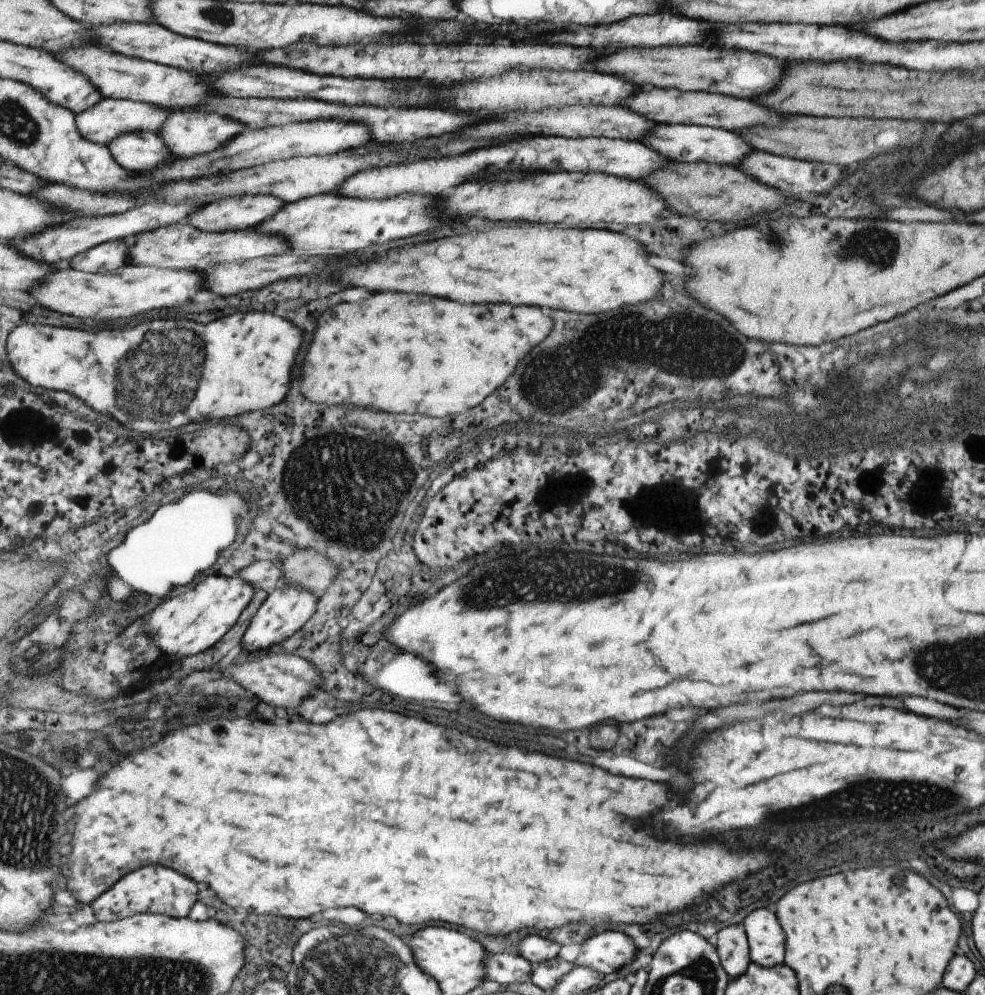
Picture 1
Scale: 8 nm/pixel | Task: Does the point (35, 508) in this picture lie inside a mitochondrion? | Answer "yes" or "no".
no

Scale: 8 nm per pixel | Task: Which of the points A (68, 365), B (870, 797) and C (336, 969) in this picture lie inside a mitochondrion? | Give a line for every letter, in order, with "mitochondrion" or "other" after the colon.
A: other
B: mitochondrion
C: mitochondrion

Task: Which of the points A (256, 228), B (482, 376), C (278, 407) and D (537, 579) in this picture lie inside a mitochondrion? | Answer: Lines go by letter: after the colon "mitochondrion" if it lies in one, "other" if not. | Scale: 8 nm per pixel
A: other
B: other
C: other
D: mitochondrion

